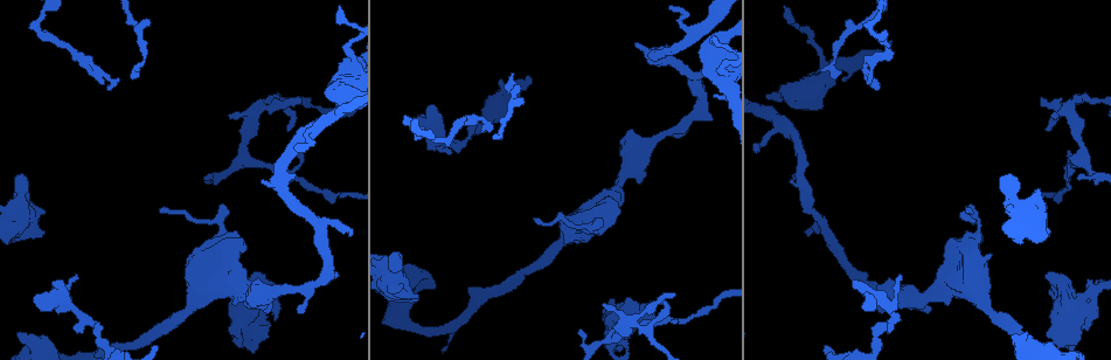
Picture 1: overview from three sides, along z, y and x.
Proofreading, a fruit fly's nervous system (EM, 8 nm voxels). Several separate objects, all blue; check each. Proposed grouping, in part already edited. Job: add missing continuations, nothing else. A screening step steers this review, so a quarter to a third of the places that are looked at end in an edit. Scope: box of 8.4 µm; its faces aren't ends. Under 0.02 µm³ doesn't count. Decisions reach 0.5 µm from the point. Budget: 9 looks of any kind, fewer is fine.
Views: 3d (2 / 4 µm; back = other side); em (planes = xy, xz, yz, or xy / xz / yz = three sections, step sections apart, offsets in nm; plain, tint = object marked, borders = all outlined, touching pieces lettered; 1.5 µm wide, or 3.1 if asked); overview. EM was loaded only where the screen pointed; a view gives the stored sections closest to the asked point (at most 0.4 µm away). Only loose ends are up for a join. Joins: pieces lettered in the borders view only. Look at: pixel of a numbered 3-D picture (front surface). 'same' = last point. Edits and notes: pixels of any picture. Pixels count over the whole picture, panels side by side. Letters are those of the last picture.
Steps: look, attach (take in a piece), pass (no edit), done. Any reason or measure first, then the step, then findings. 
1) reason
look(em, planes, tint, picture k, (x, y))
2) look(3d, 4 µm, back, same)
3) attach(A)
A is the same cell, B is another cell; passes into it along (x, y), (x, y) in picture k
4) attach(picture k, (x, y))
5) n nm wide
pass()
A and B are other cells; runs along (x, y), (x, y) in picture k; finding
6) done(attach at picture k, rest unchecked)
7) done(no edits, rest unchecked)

thick end
look(3d, 4 µm, picture 1, (269, 335))

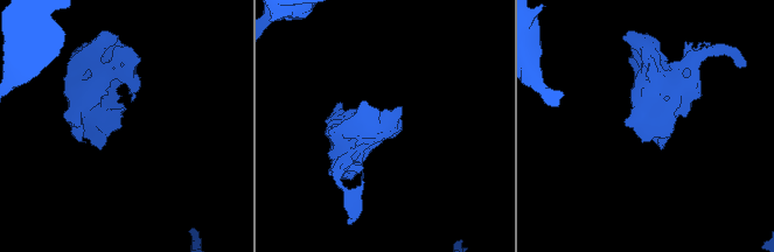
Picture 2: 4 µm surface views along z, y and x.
shape alone is not enough
look(em, yz, step 4, borders, picture 2, (122, 125))

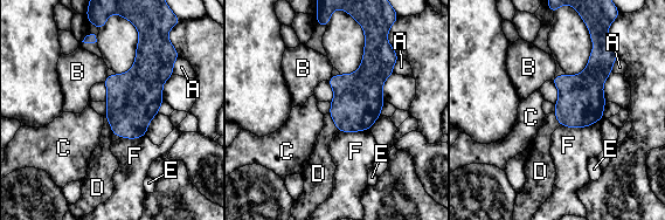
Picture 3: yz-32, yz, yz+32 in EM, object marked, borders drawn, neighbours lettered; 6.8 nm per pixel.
F touches over 280 nm
attach(D)
D is the same cell, A, B, C, E and F are other cells; the cell continues

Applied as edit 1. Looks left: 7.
look(overview)

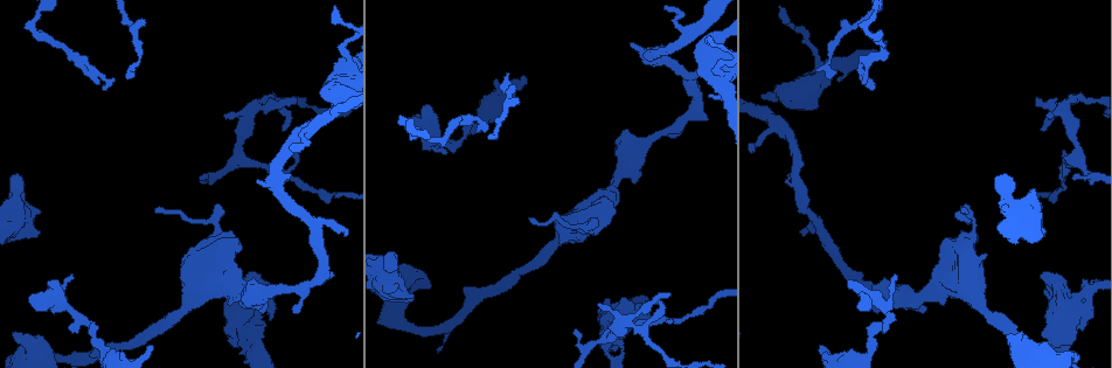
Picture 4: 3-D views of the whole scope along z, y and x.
tapers out
look(em, planes, borders, picture 4, (1037, 99))

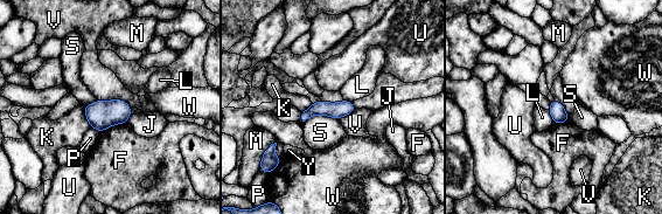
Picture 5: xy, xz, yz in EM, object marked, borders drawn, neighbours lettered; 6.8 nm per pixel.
110 nm wide
pass()
F, J, K, L, M, P, S, U, V, W and Y are other cells; runs along (350, 106), (313, 109), (302, 118) in picture 5; none of them fits

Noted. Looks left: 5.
free end
look(em, planes, tint, picture 4, (30, 301))

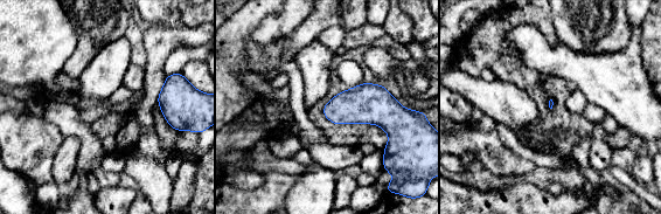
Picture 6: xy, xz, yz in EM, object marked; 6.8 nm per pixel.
look(em, planes, borders, same)

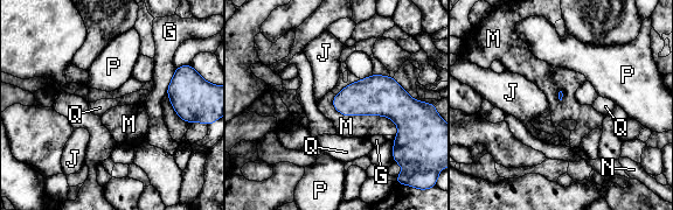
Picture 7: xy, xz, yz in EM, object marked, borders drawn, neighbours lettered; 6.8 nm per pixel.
pass()
G, J, M, N, P and Q are other cells; border along (332, 98), (397, 134) in picture 7; no lettered piece goes on from it

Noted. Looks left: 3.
done(attach at picture 3, rest unchecked)

